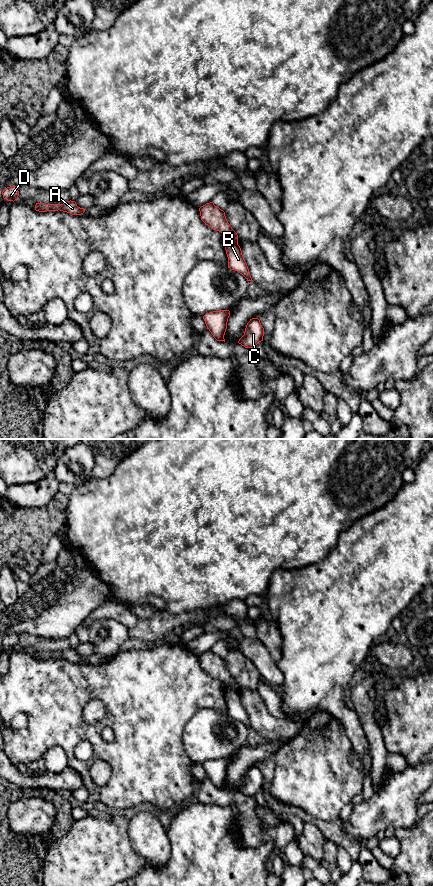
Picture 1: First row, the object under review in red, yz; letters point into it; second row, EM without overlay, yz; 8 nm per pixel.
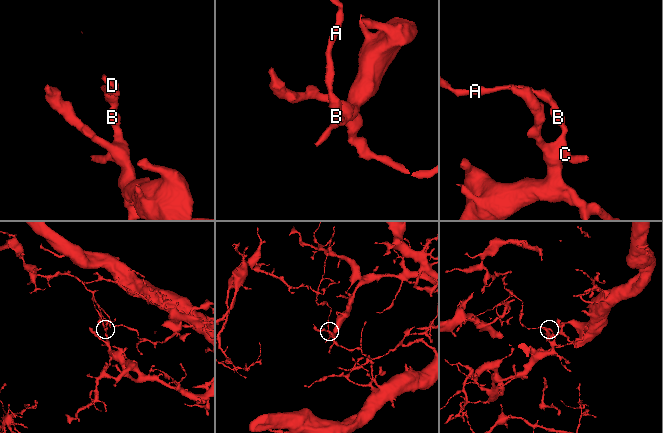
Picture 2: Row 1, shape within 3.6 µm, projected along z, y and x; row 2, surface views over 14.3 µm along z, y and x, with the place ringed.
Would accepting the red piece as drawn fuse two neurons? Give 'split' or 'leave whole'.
split

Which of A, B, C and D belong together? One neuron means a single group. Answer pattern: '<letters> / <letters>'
A D / B C

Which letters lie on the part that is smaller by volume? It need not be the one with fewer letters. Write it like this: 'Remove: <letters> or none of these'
Remove: A, D

